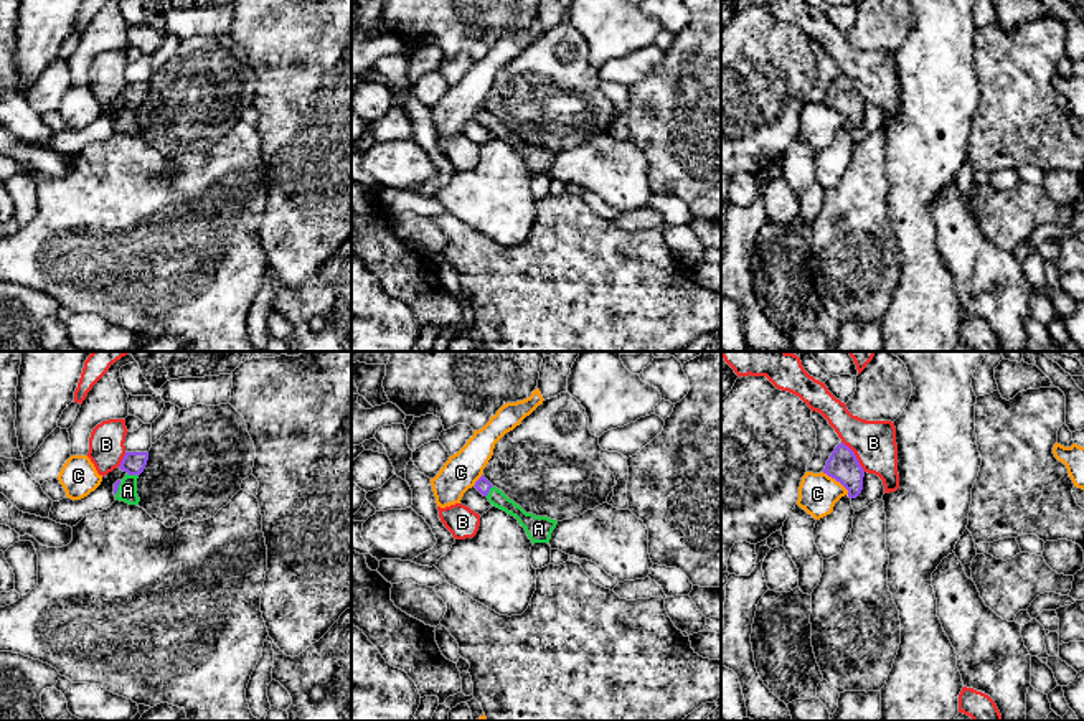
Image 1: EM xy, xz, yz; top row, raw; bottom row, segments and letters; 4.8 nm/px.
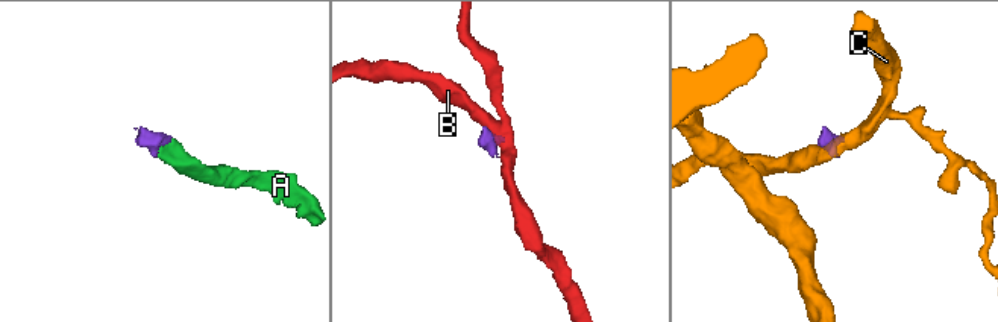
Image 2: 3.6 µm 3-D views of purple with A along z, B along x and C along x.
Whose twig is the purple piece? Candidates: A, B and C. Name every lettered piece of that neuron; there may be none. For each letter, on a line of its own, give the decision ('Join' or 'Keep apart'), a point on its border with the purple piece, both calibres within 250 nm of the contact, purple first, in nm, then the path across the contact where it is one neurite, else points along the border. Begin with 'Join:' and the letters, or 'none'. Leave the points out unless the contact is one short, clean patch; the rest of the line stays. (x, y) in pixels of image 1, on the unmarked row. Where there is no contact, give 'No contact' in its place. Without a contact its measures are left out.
Join: A
A: Join. Touches purple at xy (132, 104). Thickness 110 nm (purple) against 100 nm. Path across: xy (134, 93), (132, 104), (127, 121)
B: Keep apart. Touches purple at yz (855, 86). Thickness 150 nm (purple) against 220 nm. Boundary: yz (842, 71), (865, 101)
C: Keep apart. Touches purple at yz (837, 111). Thickness 150 nm (purple) against 190 nm. Boundary: yz (822, 103), (834, 108), (848, 124)

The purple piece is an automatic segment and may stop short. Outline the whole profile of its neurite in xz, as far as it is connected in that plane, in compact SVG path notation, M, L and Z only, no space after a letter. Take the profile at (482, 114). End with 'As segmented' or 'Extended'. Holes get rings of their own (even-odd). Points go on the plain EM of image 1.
M483 106L474 115L488 132L515 147L518 153L525 158L531 173L549 173L551 163L556 158L558 152L548 147L536 147L526 144L520 135L510 130L502 120L493 117Z. Extended

